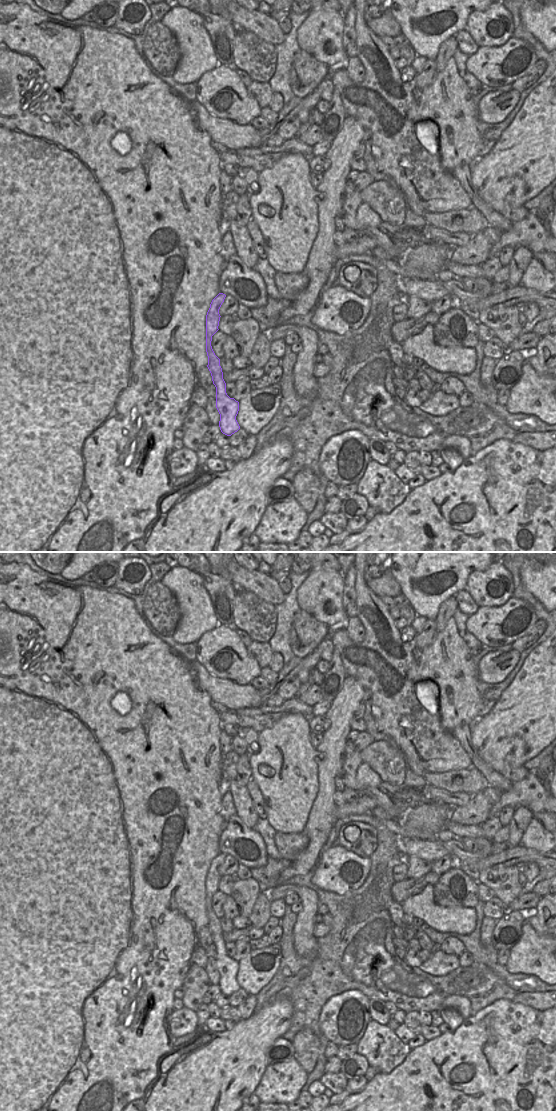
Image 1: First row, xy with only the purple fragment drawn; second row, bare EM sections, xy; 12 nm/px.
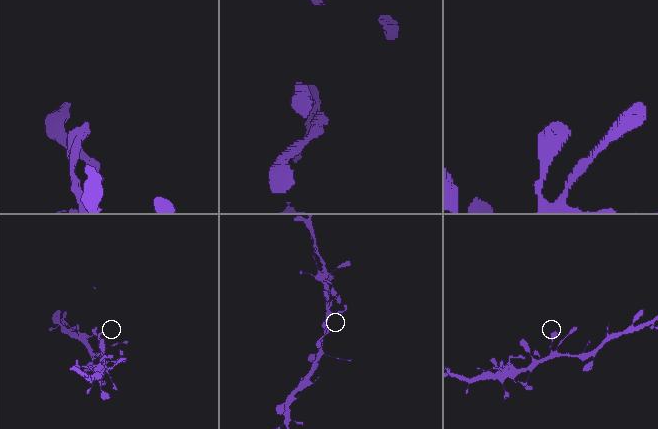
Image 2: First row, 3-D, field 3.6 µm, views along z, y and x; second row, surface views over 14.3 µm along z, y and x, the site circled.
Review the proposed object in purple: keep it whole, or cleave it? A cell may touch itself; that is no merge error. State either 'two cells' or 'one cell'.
one cell

